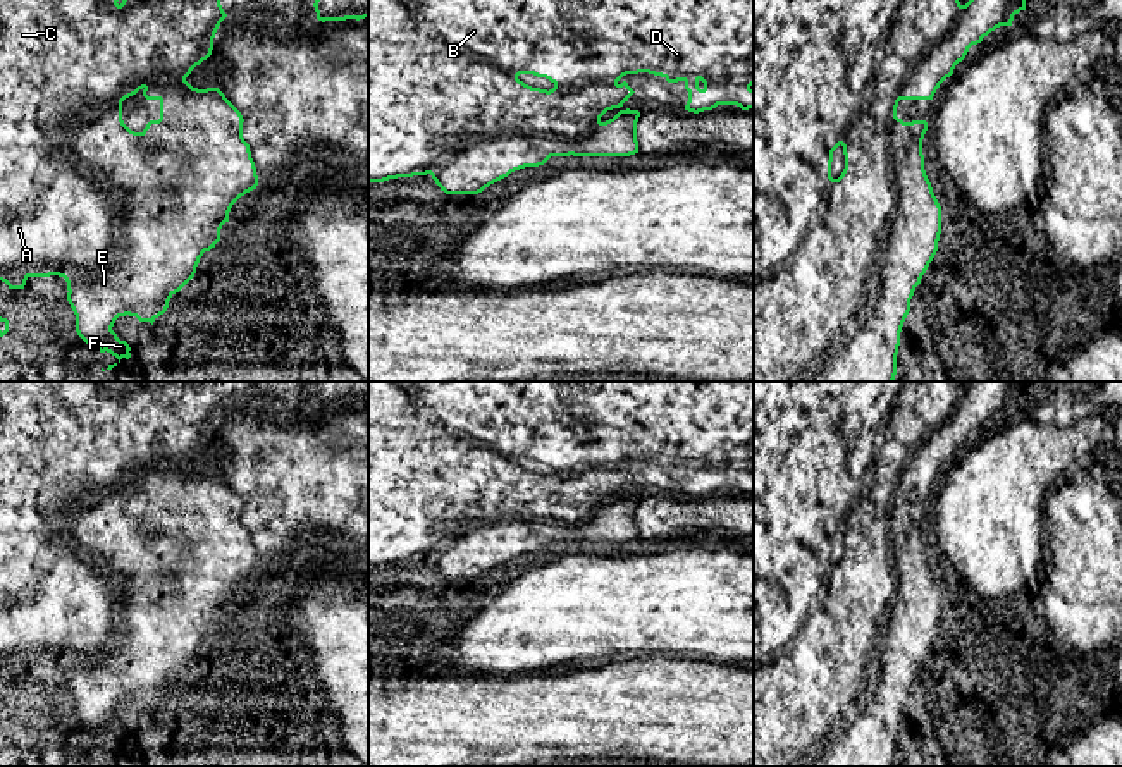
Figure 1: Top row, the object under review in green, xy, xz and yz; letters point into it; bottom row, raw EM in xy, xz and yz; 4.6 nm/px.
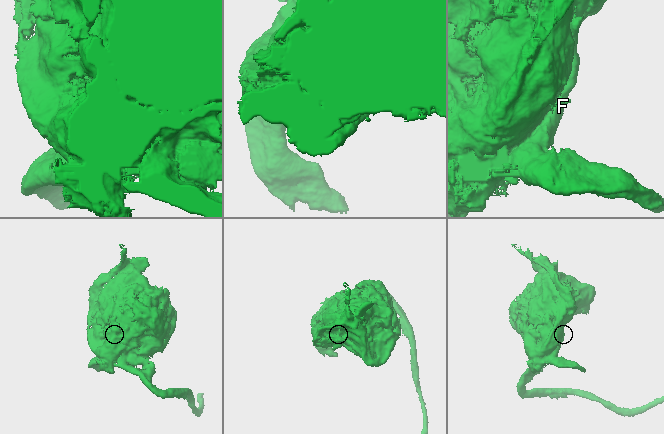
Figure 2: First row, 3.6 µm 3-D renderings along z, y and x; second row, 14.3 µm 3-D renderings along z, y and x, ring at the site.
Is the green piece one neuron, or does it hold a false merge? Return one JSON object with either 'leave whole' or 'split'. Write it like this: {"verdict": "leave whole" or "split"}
{"verdict": "split"}

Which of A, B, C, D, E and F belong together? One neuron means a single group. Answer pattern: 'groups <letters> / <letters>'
groups A B C D F / E

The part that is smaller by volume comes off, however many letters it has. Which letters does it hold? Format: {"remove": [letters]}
{"remove": ["E"]}

